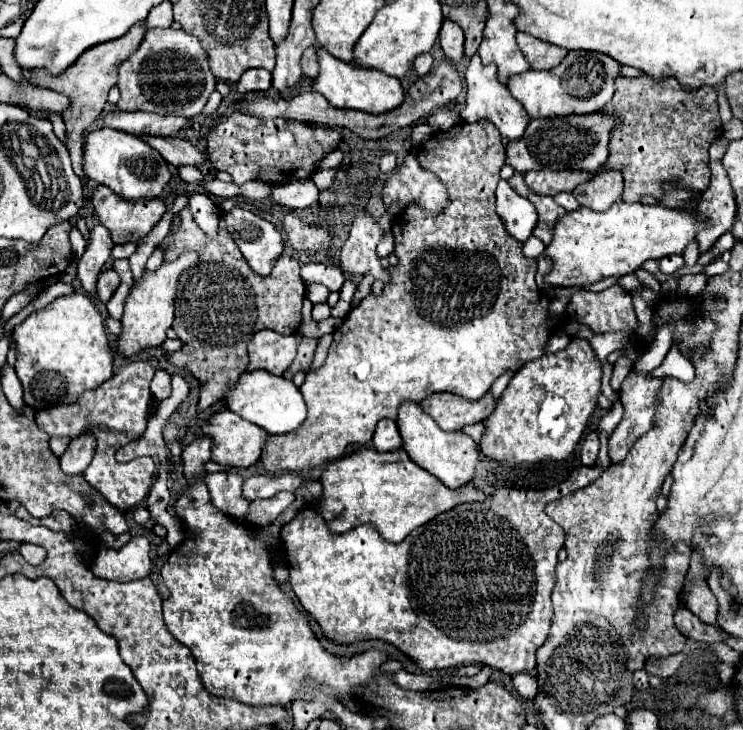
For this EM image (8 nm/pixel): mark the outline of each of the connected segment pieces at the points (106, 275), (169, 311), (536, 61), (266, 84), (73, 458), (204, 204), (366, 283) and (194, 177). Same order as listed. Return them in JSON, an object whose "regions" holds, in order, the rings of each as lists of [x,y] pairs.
{"regions":[[[[114,270],[102,272],[102,276],[98,276],[98,284],[96,284],[96,292],[98,292],[100,300],[108,302],[112,298],[112,294],[116,292],[118,284],[120,284],[120,276]]],[[[188,250],[178,256],[174,262],[164,262],[156,270],[144,270],[144,276],[134,282],[126,304],[124,304],[124,316],[122,316],[122,336],[118,336],[118,352],[124,358],[136,356],[144,348],[160,346],[166,342],[166,330],[174,322],[174,298],[178,290],[178,278],[184,270],[194,266],[198,262],[198,254]]],[[[518,32],[516,40],[518,40],[520,50],[526,54],[526,58],[530,58],[530,66],[534,70],[552,70],[568,54],[566,48],[558,48],[554,44],[546,44],[546,42],[542,42],[542,40],[526,34],[526,32]]],[[[250,70],[236,84],[238,94],[266,92],[268,88],[270,88],[270,72],[266,72],[266,70]]],[[[82,434],[78,440],[72,440],[68,450],[60,456],[60,468],[64,474],[82,474],[90,464],[94,454],[94,436]]],[[[192,194],[188,206],[192,210],[196,224],[206,232],[206,236],[216,238],[218,236],[218,222],[220,222],[218,206],[206,194]]],[[[366,275],[362,278],[354,294],[350,310],[355,308],[368,294],[370,294],[370,292],[372,292],[372,285],[375,280],[376,279],[370,275]]],[[[195,166],[178,168],[178,176],[187,183],[201,184],[204,178],[202,172]]]]}

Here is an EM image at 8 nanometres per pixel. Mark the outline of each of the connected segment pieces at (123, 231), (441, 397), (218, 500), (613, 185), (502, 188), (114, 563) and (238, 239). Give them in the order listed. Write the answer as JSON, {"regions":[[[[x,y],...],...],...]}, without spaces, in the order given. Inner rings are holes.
{"regions":[[[[98,186],[92,194],[92,204],[104,224],[110,230],[114,244],[126,244],[142,240],[168,210],[160,200],[130,202],[114,194],[106,186]]],[[[436,392],[422,400],[424,412],[428,412],[442,430],[462,430],[466,424],[486,420],[494,410],[494,400],[486,394],[482,400],[470,402],[456,394]]],[[[222,472],[222,474],[208,474],[206,476],[208,490],[212,502],[222,512],[228,512],[234,518],[244,518],[250,510],[250,500],[242,496],[244,478],[236,472]]],[[[600,170],[594,174],[594,178],[576,186],[572,194],[580,202],[580,206],[602,212],[622,198],[622,172]]],[[[500,180],[496,188],[496,212],[516,240],[524,242],[532,236],[532,230],[538,222],[536,208],[528,198],[514,192],[506,180]]],[[[136,536],[130,538],[120,550],[114,548],[100,548],[92,570],[96,576],[102,576],[106,580],[118,580],[118,582],[130,582],[146,578],[152,570],[152,546],[148,538]]],[[[234,208],[232,212],[222,214],[226,230],[234,238],[236,246],[240,248],[242,256],[246,258],[248,266],[260,274],[268,276],[272,264],[282,254],[282,236],[272,222],[256,216],[250,210]]]]}

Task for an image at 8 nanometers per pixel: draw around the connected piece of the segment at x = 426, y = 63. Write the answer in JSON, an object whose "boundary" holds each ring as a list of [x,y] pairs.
{"boundary":[[[420,54],[420,56],[414,60],[414,68],[416,68],[418,76],[426,76],[426,72],[430,72],[432,66],[434,66],[432,54]]]}

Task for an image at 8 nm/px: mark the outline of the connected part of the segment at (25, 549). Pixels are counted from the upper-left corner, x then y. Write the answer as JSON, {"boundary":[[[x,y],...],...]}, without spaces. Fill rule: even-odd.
{"boundary":[[[22,544],[22,546],[18,548],[18,552],[20,552],[30,564],[40,564],[40,562],[44,560],[44,550],[38,548],[38,546],[34,546],[34,544]]]}

